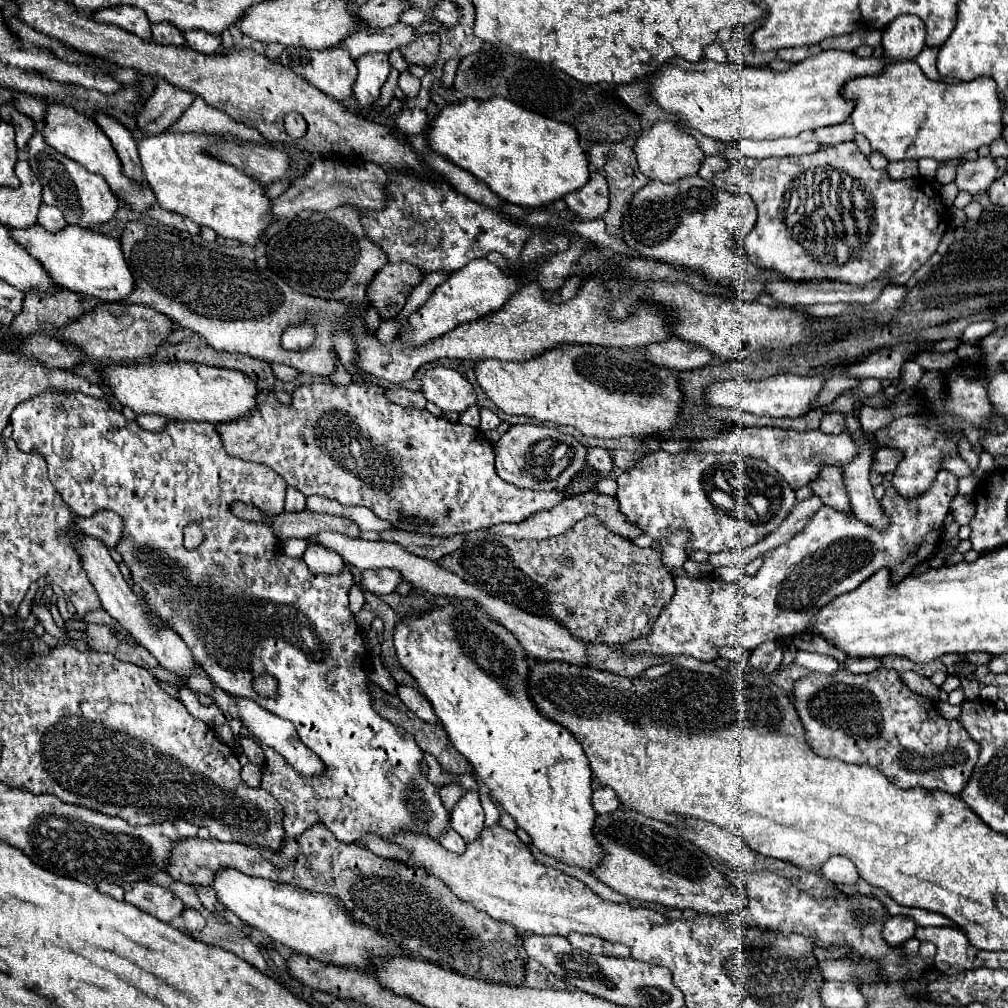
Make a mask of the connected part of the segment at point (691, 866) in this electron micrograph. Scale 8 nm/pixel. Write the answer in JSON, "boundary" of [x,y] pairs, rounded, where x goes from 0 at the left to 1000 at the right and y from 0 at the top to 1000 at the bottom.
{"boundary":[[[613,802],[609,808],[593,810],[589,827],[601,843],[601,851],[589,863],[589,869],[625,893],[702,907],[730,907],[742,899],[738,881],[730,881],[700,845],[655,813],[625,802]]]}

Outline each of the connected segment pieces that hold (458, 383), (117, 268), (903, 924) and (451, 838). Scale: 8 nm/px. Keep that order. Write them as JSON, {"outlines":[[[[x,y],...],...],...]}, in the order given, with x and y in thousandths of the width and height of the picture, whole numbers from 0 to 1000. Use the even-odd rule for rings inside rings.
{"outlines":[[[[433,363],[419,373],[419,391],[438,409],[460,409],[472,401],[468,381],[448,365]]],[[[32,222],[32,226],[12,228],[12,234],[20,238],[20,242],[42,260],[52,278],[71,290],[95,296],[99,300],[119,300],[131,292],[133,278],[131,270],[123,258],[121,242],[115,236],[95,232],[91,228],[65,224],[60,230],[44,230],[40,222]]],[[[885,909],[877,915],[875,921],[875,929],[879,937],[887,937],[887,938],[895,938],[899,933],[903,933],[907,929],[909,923],[909,915],[901,909]]],[[[452,823],[440,825],[438,831],[437,831],[437,837],[438,837],[442,843],[446,843],[446,845],[452,847],[459,847],[462,843],[462,836]]]]}

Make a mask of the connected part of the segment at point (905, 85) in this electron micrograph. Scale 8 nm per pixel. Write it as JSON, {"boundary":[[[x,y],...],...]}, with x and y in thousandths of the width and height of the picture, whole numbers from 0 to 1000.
{"boundary":[[[885,62],[869,75],[851,75],[837,83],[835,95],[847,101],[847,129],[881,161],[889,159],[946,159],[994,135],[994,105],[984,77],[938,83],[917,75],[909,62]]]}

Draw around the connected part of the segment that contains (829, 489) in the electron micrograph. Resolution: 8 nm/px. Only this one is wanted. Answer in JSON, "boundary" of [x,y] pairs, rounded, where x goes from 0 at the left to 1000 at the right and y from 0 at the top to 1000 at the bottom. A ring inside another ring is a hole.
{"boundary":[[[817,462],[813,466],[813,474],[806,478],[804,484],[819,502],[833,508],[845,508],[845,504],[841,504],[841,488],[837,488],[837,472],[833,472],[833,464]]]}

